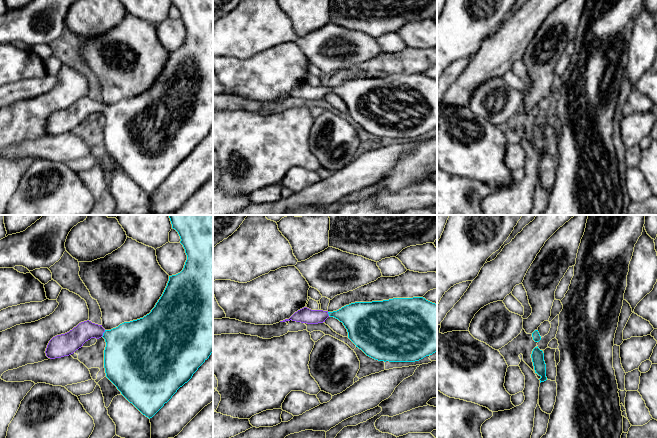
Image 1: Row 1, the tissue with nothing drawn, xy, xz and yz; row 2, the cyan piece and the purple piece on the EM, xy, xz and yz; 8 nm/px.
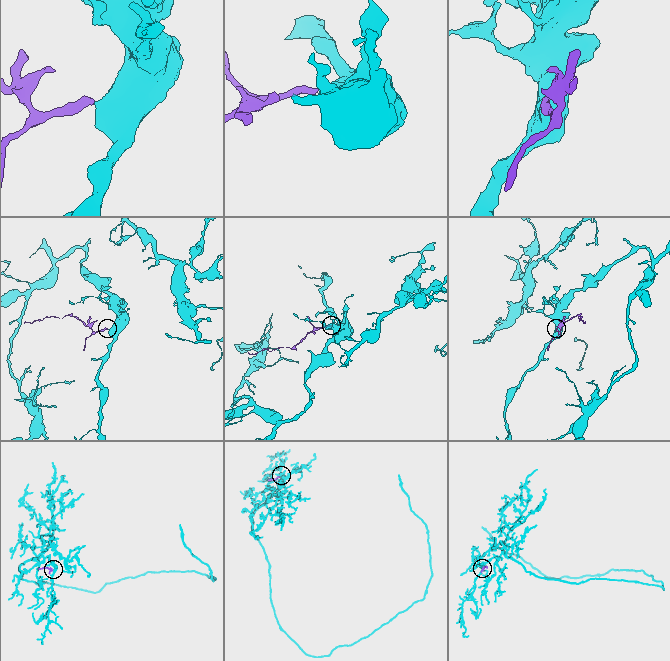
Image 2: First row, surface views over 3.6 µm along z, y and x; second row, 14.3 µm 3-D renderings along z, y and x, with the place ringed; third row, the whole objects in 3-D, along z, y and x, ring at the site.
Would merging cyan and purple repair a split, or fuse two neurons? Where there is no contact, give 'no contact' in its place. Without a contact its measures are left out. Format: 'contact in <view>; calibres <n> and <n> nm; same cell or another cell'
contact in xy; calibres 400 and 160 nm; same cell

